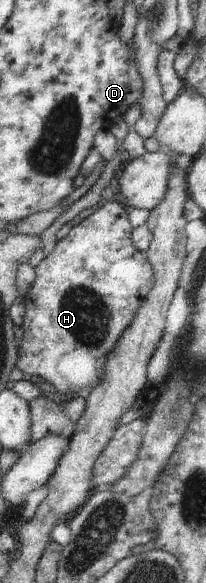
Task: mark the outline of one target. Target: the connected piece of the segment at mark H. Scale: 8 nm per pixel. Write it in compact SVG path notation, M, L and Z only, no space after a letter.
M105 203L56 242L52 252L34 268L36 280L31 294L23 298L26 314L20 327L25 338L18 348L17 368L23 375L44 378L59 394L87 397L89 390L103 384L107 357L119 344L123 332L133 324L135 312L154 286L154 272L146 256L135 248L128 213L121 203Z

